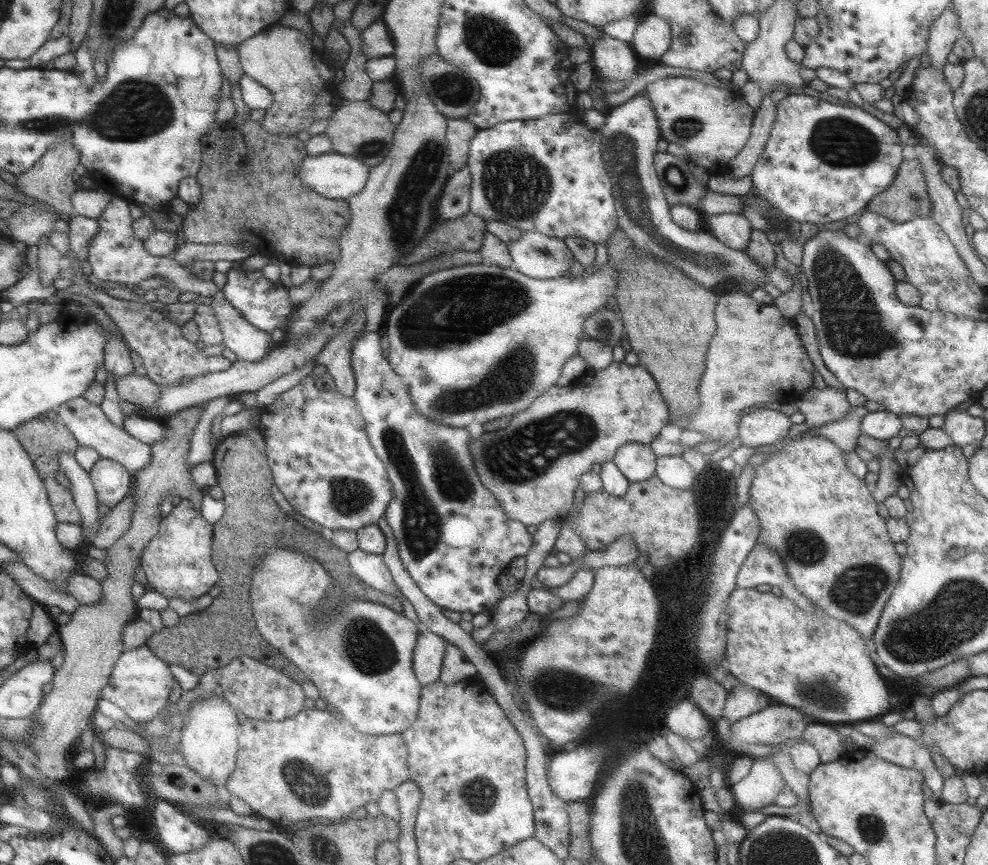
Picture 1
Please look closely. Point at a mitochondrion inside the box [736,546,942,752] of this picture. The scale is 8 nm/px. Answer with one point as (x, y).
(855, 592)

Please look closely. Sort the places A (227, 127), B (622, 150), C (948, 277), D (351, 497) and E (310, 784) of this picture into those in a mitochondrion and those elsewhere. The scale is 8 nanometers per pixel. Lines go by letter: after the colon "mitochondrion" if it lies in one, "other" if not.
A: other
B: mitochondrion
C: mitochondrion
D: mitochondrion
E: mitochondrion

